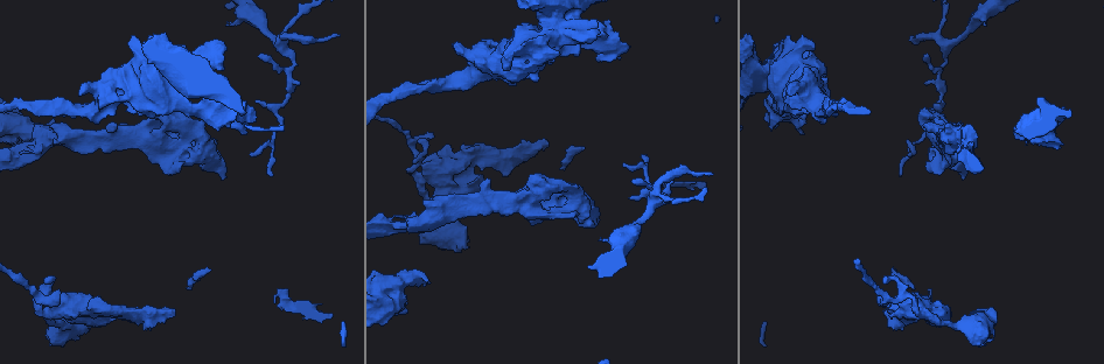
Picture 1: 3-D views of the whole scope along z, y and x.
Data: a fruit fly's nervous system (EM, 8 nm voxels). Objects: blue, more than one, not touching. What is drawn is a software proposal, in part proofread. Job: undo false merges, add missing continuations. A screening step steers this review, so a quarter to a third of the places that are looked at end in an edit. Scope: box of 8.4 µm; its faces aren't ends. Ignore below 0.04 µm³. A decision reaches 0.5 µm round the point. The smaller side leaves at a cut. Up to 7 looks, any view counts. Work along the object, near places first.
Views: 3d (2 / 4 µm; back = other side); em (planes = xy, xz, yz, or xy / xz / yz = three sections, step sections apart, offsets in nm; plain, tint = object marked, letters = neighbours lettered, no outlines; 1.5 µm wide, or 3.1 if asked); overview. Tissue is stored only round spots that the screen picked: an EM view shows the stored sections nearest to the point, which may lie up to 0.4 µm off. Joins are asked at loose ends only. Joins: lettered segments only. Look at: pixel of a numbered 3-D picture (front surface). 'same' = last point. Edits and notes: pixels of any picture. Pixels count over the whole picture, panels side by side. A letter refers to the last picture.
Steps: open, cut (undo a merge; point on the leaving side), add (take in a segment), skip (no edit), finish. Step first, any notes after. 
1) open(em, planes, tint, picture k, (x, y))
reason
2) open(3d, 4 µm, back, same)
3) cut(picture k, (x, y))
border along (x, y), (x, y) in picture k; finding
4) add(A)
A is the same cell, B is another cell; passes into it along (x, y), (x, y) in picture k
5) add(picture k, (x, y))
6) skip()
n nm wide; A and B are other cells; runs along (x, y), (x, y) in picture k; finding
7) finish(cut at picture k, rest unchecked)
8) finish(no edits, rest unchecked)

open(3d, 4 µm, picture 1, (711, 173))

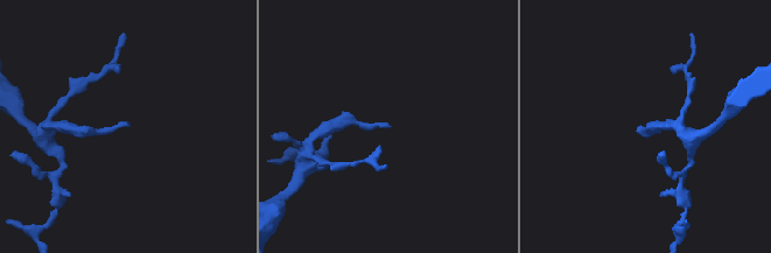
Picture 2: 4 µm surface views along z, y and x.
open(em, yz, step 4, tint, picture 2, (127, 123))

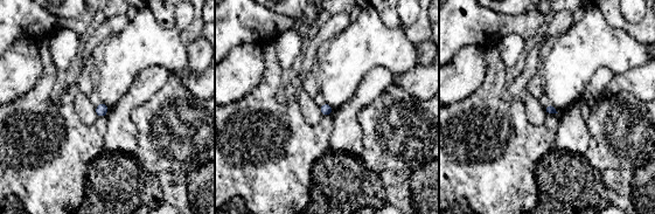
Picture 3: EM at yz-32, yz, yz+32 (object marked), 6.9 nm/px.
open(em, planes, letters, same)
cut it another way

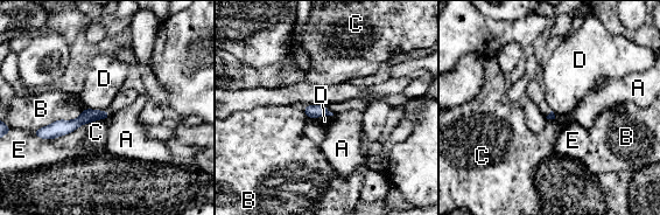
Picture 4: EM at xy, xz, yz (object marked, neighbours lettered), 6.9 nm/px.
skip()
A, B, C, D and E are other cells; runs along (105, 115), (39, 132) in picture 4; no lettered segment goes on from it

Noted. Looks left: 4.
open(em, planes, plain, picture 1, (546, 38))
sharp bend

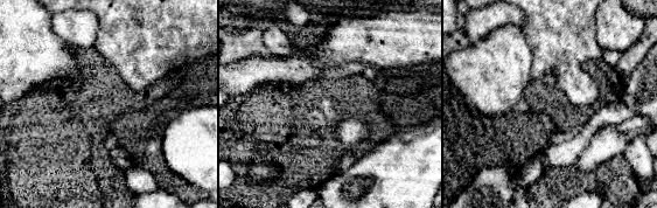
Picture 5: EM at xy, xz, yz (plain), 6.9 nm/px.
open(em, planes, letters, same)
what lies round it

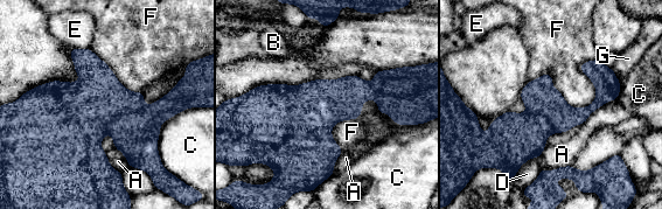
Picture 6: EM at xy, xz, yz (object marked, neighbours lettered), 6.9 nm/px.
skip()
300 nm wide; A, B, C, D, E, F and G are other cells; runs along (617, 84), (579, 116), (488, 133) in picture 6; all the same neuron

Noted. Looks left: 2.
open(em, planes, tint, picture 1, (924, 316))
branch stops here

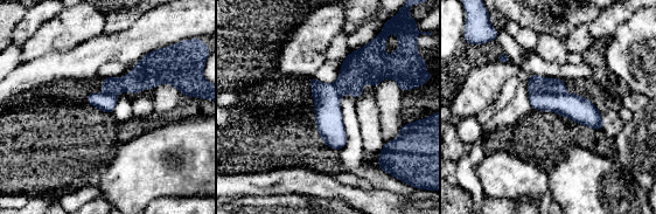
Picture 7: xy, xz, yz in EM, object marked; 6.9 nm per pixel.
open(em, planes, letters, same)

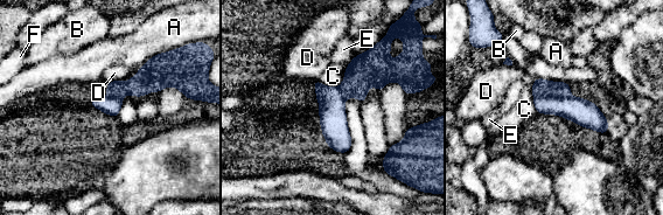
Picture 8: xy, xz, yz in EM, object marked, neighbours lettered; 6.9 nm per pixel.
cut(picture 8, (583, 112))
A touches over 240 nm; A, B, C, D, E and F are other cells; the part that leaves runs along (537, 101), (577, 109), (605, 129) in picture 8; a second neuron is stuck on

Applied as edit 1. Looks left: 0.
finish(cut at picture 8, rest unchecked)

